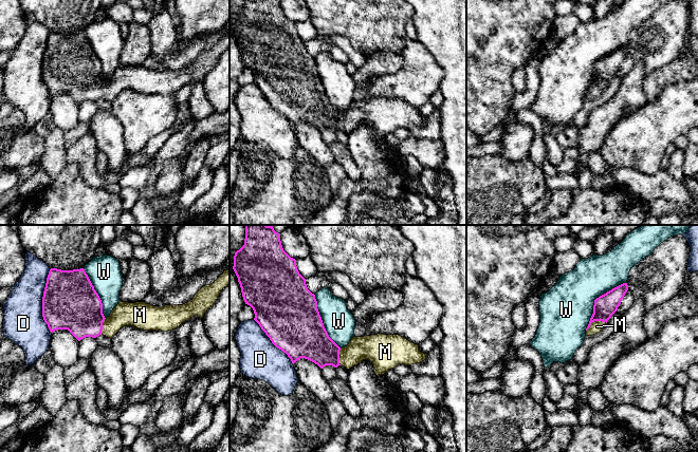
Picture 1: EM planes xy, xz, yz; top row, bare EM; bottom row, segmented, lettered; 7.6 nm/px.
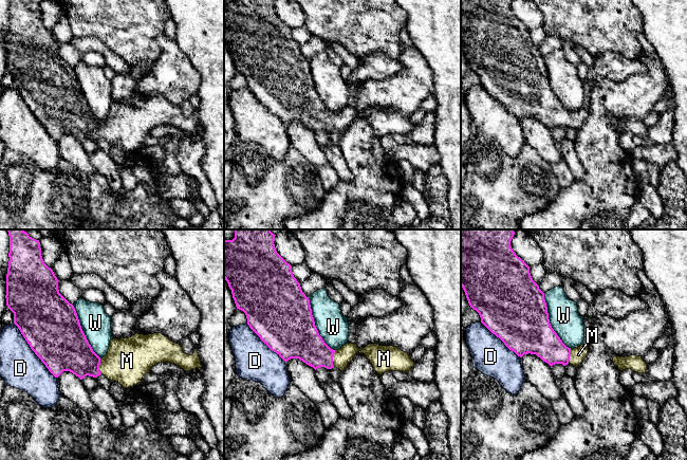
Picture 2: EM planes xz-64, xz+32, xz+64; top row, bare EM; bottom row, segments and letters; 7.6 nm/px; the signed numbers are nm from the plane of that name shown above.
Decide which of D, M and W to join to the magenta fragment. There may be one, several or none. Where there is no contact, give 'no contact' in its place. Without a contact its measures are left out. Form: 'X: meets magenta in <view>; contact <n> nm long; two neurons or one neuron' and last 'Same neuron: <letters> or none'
D: meets magenta in xy; contact 500 nm long; two neurons
M: meets magenta in yz; contact 170 nm long; one neuron
W: meets magenta in yz; contact 480 nm long; two neurons
Same neuron: M

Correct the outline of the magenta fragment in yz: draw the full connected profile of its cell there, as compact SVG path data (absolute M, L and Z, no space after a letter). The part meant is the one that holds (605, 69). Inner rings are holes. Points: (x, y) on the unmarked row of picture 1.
M623 46L594 63L593 77L586 92L586 99L592 99L603 94L607 84L618 74L627 54L627 46Z

